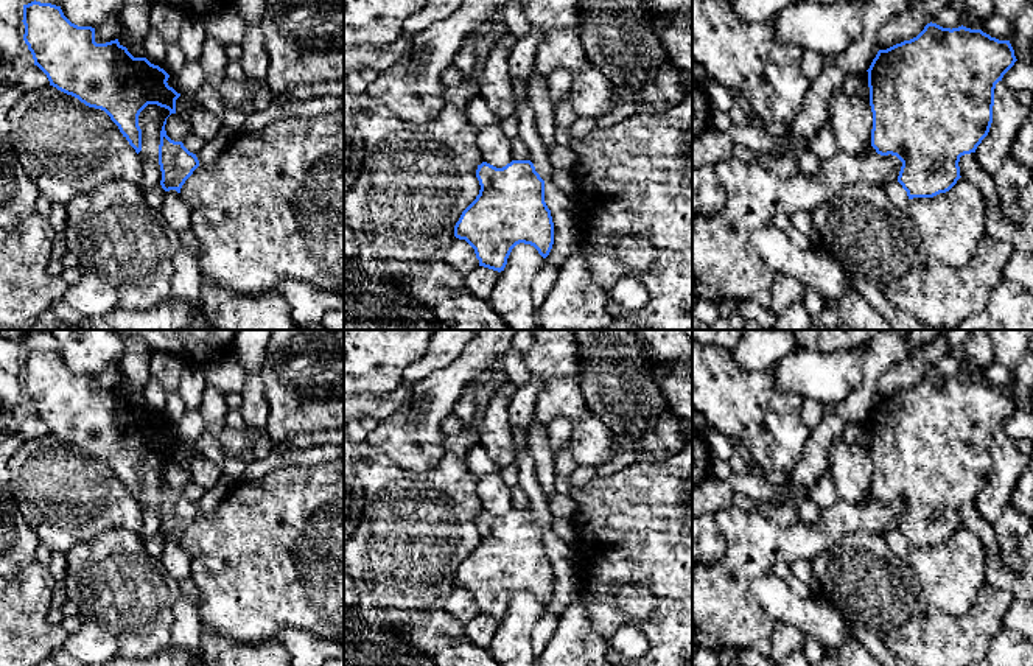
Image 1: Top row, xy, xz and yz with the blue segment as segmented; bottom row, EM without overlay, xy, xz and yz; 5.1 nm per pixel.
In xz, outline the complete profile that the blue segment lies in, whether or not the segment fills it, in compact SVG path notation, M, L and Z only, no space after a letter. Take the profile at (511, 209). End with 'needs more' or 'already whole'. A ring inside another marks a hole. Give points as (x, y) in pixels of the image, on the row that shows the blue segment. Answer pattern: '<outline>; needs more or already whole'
M512 160L502 168L487 162L478 165L476 177L481 190L462 212L454 226L454 237L465 240L476 254L479 266L504 271L512 249L520 244L534 246L546 258L554 244L554 223L545 202L545 181L531 160Z; already whole

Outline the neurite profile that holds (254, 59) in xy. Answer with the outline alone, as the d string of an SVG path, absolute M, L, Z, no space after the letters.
M260 23L246 25L243 39L241 65L247 78L264 78L269 67L269 54L264 47L264 34Z

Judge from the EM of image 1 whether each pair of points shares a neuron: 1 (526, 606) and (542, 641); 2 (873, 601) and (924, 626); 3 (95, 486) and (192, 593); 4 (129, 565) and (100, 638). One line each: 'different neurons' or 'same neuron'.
1: different neurons
2: same neuron
3: different neurons
4: different neurons

